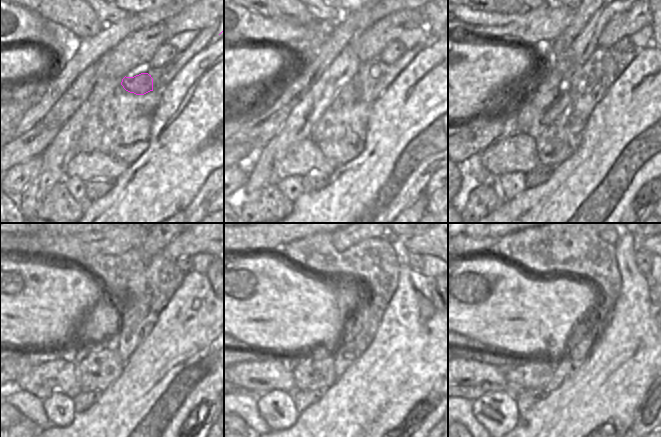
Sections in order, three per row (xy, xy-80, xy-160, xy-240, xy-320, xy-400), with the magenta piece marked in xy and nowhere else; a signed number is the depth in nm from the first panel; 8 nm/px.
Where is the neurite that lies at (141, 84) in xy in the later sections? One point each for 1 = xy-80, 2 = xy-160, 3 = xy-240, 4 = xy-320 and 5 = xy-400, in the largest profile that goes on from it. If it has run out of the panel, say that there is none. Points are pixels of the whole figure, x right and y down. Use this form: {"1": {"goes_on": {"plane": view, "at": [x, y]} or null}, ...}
{"1": {"goes_on": {"plane": "xy-80", "at": [351, 92]}}, "2": {"goes_on": {"plane": "xy-160", "at": [564, 100]}}, "3": {"goes_on": {"plane": "xy-240", "at": [76, 353]}}, "4": {"goes_on": {"plane": "xy-320", "at": [290, 362]}}, "5": {"goes_on": {"plane": "xy-400", "at": [505, 368]}}}

